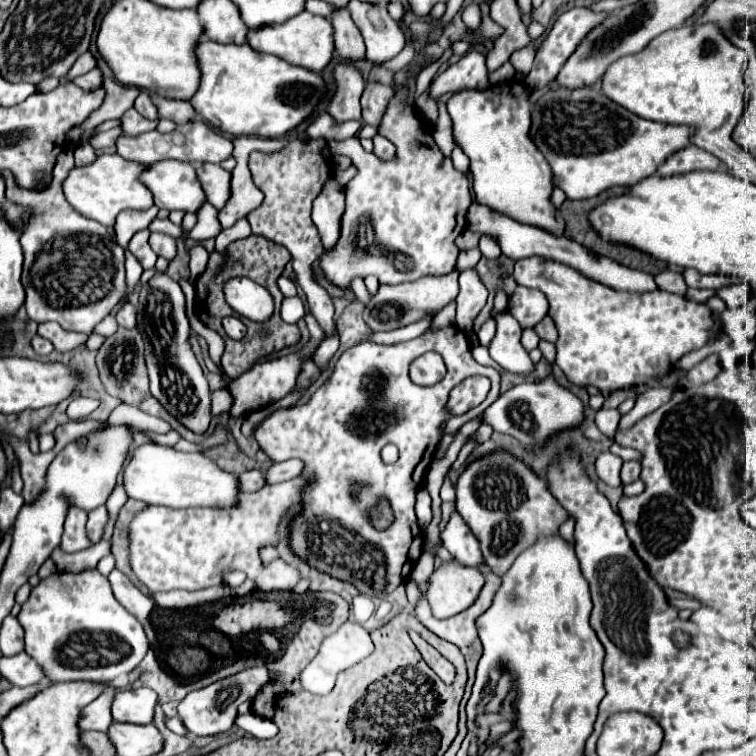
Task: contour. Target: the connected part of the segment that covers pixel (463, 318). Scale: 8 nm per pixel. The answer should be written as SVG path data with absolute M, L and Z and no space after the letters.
M474 268L460 272L460 294L456 298L456 324L464 332L472 330L472 320L484 308L488 290Z

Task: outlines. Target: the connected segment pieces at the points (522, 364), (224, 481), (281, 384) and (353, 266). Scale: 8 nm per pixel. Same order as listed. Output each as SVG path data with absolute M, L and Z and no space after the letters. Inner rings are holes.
M508 312L496 316L496 336L492 338L488 350L490 350L490 358L500 364L502 368L506 368L512 374L524 374L524 372L532 372L534 364L528 358L528 352L522 348L520 344L520 334L522 334L522 326L518 324L518 320L514 320Z
M144 444L132 452L124 468L124 484L130 498L168 508L232 508L242 494L238 476L216 466L206 454L186 454L160 444Z
M306 314L306 324L308 324L308 330L310 330L310 340L306 342L306 346L294 354L288 354L288 356L282 356L282 358L274 358L274 360L266 360L266 362L260 362L260 364L254 364L250 370L246 370L242 376L234 378L228 386L234 402L232 402L232 408L230 408L230 416L232 418L238 418L238 416L244 416L246 412L254 412L254 410L260 410L268 404L274 404L278 400L282 400L294 386L296 386L296 380L298 380L298 374L302 372L302 364L306 360L310 360L310 356L314 354L314 350L320 346L320 342L326 338L322 328L318 326L318 322L312 318L312 314Z
M394 86L394 92L396 92L396 94L392 96L392 100L390 100L390 104L388 104L388 110L386 110L386 114L384 114L380 126L378 126L380 134L386 136L390 142L396 144L396 158L394 158L394 160L384 162L384 160L376 158L374 154L364 152L364 148L360 146L360 142L358 142L356 138L342 140L342 142L330 142L330 148L332 148L334 154L346 154L346 156L350 156L350 158L354 160L354 166L358 168L358 174L356 174L356 176L346 184L346 188L344 188L344 190L346 190L346 210L344 210L344 214L342 214L342 218L340 218L340 238L338 238L338 242L336 242L336 246L334 246L332 250L326 250L326 252L320 256L320 268L322 268L322 272L324 272L324 278L326 278L330 284L340 286L340 288L346 288L346 286L352 282L352 278L356 278L356 276L362 276L362 278L364 278L364 276L368 276L368 274L376 274L378 280L380 280L380 284L398 284L398 282L418 280L418 278L428 276L428 274L434 274L434 276L438 276L438 274L448 274L448 272L452 272L452 270L456 268L458 248L454 246L454 238L464 230L464 224L462 224L462 218L464 218L464 216L462 216L462 214L464 214L464 210L468 210L470 204L472 204L472 194L470 194L468 176L460 174L460 172L452 166L452 160L446 158L446 156L438 150L438 146L434 144L432 134L430 134L430 130L428 130L430 124L426 124L422 118L418 118L416 110L414 110L410 104L404 104L404 90L398 90L398 88Z

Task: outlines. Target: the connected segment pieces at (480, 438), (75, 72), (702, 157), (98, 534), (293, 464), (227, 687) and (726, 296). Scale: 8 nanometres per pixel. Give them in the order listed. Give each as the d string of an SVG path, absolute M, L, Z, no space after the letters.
M483 424L479 427L479 429L472 434L468 439L468 441L475 440L477 445L484 443L485 441L489 440L493 434L493 430L491 426Z
M88 50L88 52L84 52L82 56L78 56L78 60L74 62L74 68L72 68L70 74L68 74L68 80L86 74L86 72L90 72L92 68L96 68L96 58L94 58L94 54Z
M690 146L672 154L670 160L666 160L658 168L658 176L680 176L694 170L720 170L720 168L722 168L722 162L714 154L702 148Z
M98 506L96 510L92 510L88 514L86 528L88 528L88 536L90 536L92 542L100 542L106 524L108 524L108 510L106 510L106 506Z
M286 460L280 464L272 464L272 468L266 472L266 480L268 484L278 484L278 482L298 476L302 470L304 470L302 460Z
M256 666L244 672L238 672L234 676L228 676L224 680L218 680L214 684L210 684L208 688L202 690L194 690L190 692L178 706L178 714L184 722L184 726L188 728L188 732L192 732L194 736L216 736L220 732L228 732L234 726L234 720L238 716L238 704L254 698L258 694L258 690L268 682L268 670L264 666Z
M730 284L726 288L718 288L716 296L726 302L728 308L740 308L748 302L750 298L750 286L748 284Z

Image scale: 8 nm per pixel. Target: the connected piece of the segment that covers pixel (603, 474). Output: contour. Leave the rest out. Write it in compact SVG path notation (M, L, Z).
M604 452L598 456L596 460L596 472L598 472L598 478L604 480L606 484L614 486L614 488L620 488L624 486L618 472L620 472L620 466L622 466L622 458L610 454L610 452Z

